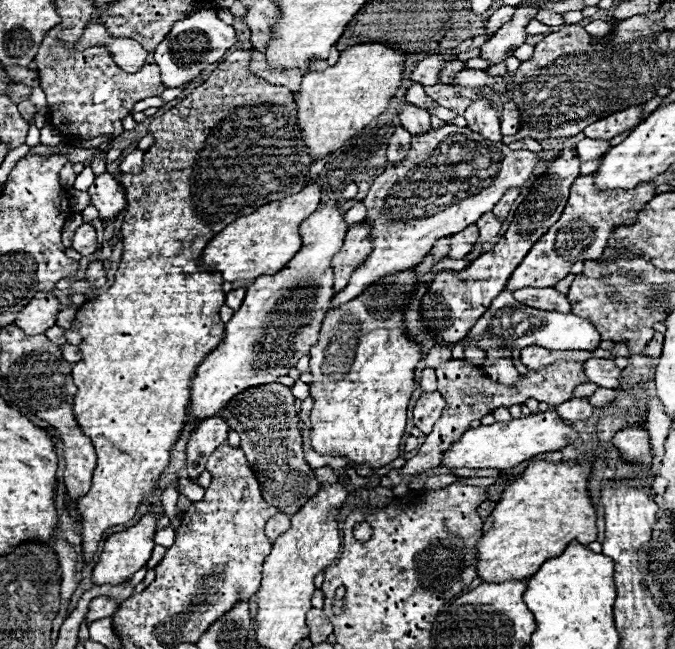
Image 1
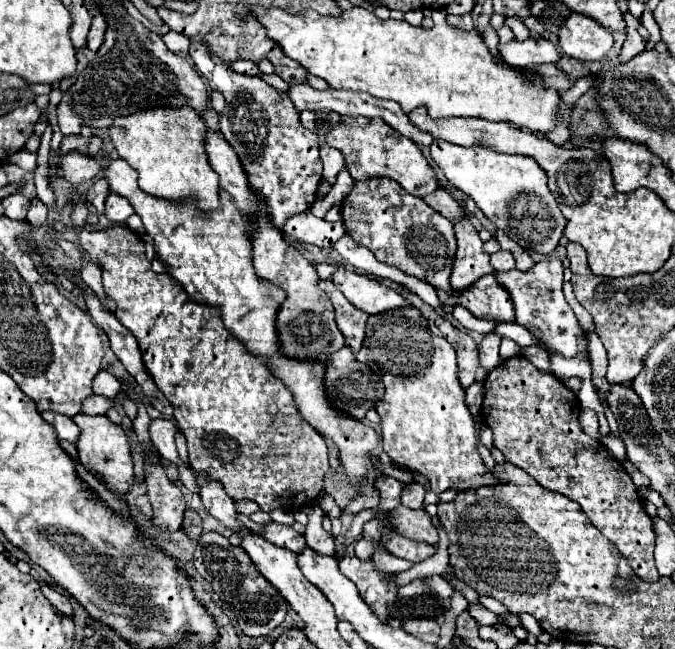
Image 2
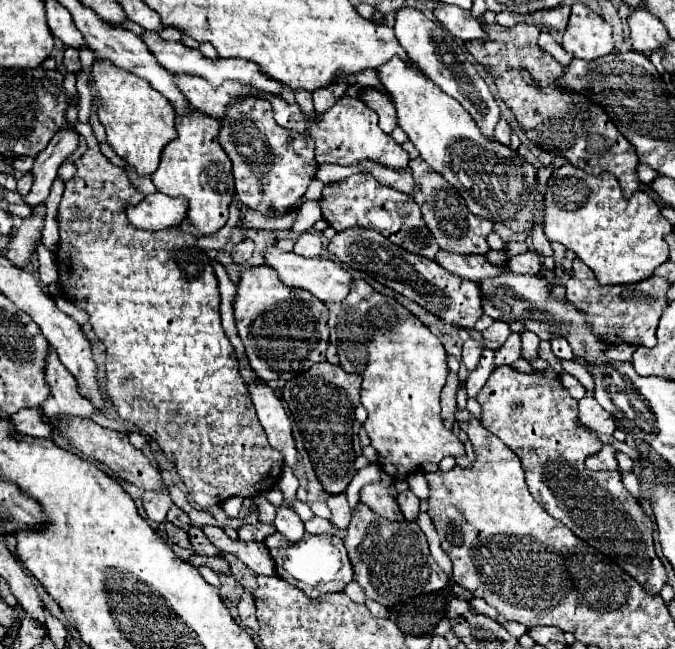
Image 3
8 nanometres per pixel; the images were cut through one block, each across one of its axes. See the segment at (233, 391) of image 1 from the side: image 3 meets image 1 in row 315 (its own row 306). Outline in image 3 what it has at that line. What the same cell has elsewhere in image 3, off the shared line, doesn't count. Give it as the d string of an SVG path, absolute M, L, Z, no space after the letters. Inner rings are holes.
M256 266L246 268L242 272L242 278L238 282L238 292L234 298L234 318L238 326L238 336L244 342L246 356L250 362L250 368L266 382L270 380L290 380L296 374L308 370L316 362L326 360L326 346L328 346L328 308L318 300L314 294L302 290L302 288L290 288L282 284L278 274L270 270L270 266Z

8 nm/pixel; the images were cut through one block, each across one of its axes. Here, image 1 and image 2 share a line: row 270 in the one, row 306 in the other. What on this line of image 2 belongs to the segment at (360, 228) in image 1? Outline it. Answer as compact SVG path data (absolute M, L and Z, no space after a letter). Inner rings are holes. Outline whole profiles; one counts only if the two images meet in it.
M320 280L318 288L324 290L328 294L328 298L332 300L334 312L336 312L336 324L342 330L344 344L356 354L362 348L368 314L358 310L358 308L354 308L330 280Z

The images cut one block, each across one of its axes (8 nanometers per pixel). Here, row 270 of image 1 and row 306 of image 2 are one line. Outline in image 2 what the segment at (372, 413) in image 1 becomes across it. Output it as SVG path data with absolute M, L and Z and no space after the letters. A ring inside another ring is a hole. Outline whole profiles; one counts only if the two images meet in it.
M414 306L394 308L392 312L380 312L368 318L366 336L362 350L356 354L356 360L372 364L372 370L380 374L384 382L384 398L376 404L376 412L382 422L382 446L392 462L402 470L412 470L428 478L430 488L440 494L448 488L466 490L478 486L494 486L498 480L484 466L474 434L474 420L464 402L464 388L458 382L458 368L454 348L446 338L434 336L428 328L428 320Z

